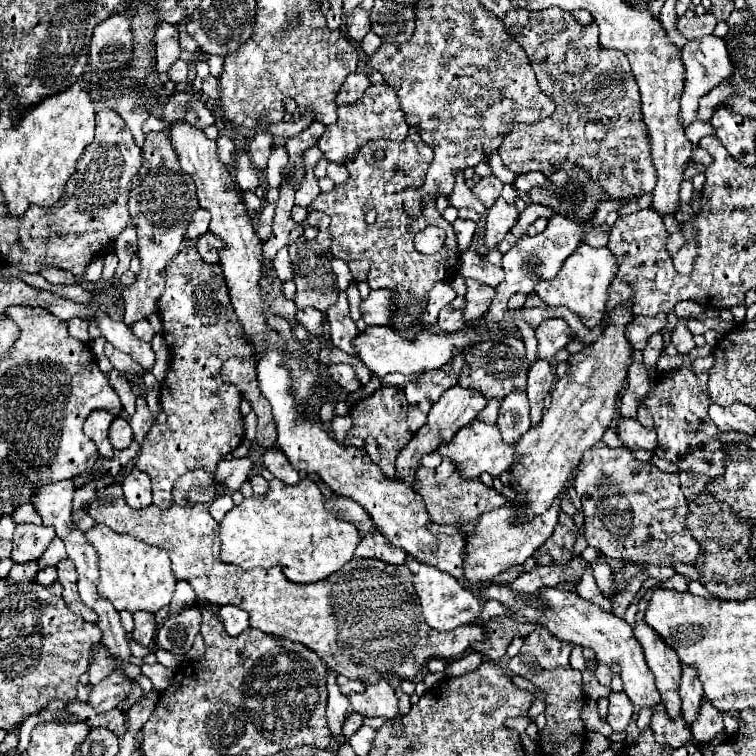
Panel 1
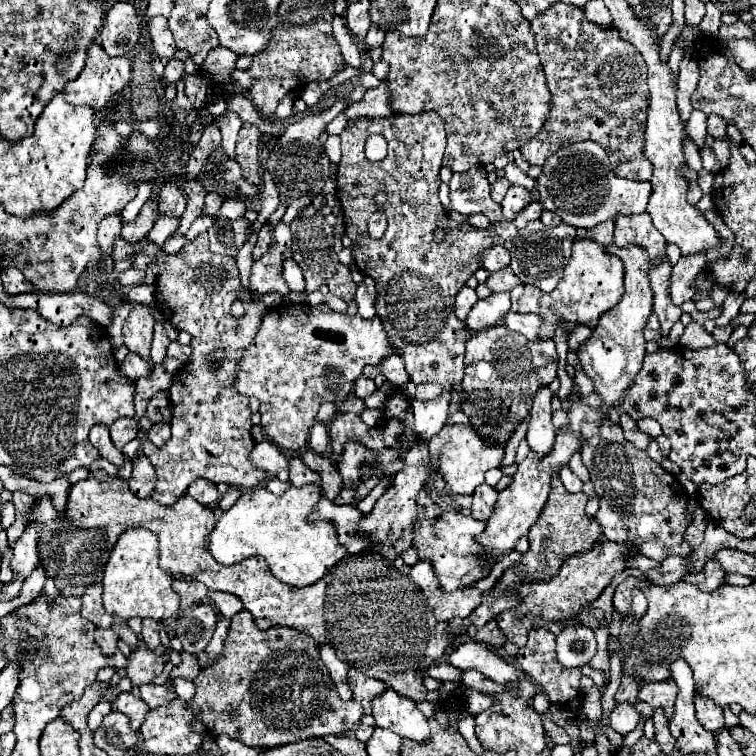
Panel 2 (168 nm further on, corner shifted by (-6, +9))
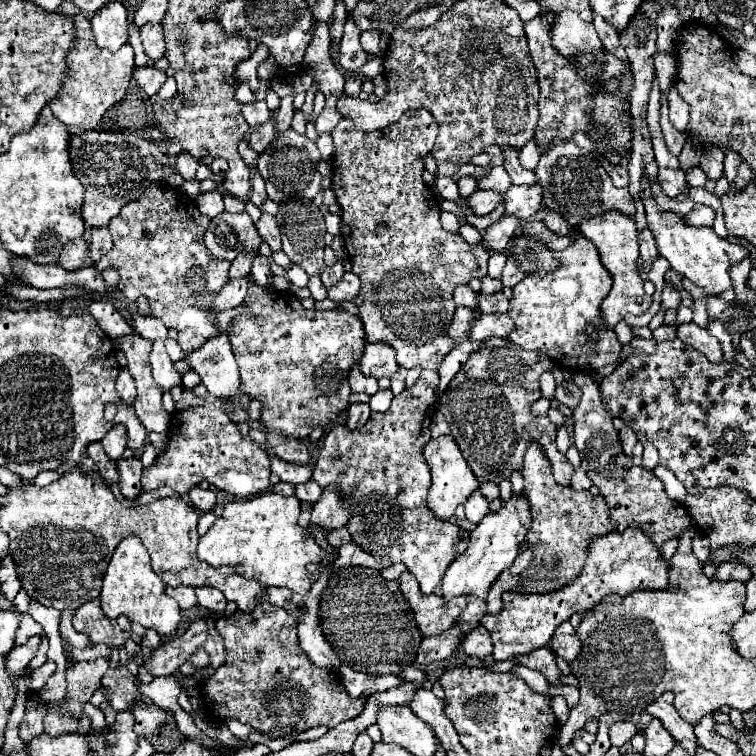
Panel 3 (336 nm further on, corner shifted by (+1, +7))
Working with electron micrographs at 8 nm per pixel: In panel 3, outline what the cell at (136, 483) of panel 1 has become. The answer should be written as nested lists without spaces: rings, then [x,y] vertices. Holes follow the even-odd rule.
[[[137,457],[119,459],[117,461],[119,471],[119,489],[121,495],[127,499],[133,499],[141,491],[141,461]]]

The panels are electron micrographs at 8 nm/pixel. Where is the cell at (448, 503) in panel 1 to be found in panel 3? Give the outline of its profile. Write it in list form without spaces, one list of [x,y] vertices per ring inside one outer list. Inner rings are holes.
[[[475,491],[469,501],[465,503],[465,513],[467,513],[467,521],[481,521],[487,513],[489,513],[489,503],[483,499],[483,495],[479,491]]]

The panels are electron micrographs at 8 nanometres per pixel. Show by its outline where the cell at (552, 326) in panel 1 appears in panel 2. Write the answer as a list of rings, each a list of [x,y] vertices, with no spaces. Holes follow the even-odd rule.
[[[510,311],[504,317],[504,325],[520,335],[524,335],[530,341],[538,341],[540,331],[540,317],[536,313],[514,313]]]

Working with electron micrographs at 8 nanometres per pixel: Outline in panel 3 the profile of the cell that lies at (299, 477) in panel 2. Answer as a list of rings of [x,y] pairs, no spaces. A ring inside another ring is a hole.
[[[311,479],[305,485],[297,485],[297,499],[299,501],[307,501],[307,503],[317,503],[317,499],[321,497],[321,487]]]

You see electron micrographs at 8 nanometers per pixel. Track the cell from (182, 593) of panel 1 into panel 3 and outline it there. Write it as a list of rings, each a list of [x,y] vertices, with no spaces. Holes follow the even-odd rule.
[[[167,587],[165,593],[169,597],[173,597],[181,609],[191,609],[197,605],[197,597],[195,597],[195,589],[193,587]]]

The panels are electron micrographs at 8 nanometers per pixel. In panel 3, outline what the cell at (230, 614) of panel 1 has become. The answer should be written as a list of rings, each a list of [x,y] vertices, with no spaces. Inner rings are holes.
[[[197,587],[197,603],[209,611],[223,611],[227,605],[225,595],[215,587]]]

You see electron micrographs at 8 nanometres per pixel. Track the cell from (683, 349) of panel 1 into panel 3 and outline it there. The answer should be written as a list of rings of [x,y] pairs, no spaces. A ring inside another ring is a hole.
[[[685,323],[685,325],[679,325],[677,327],[677,337],[691,345],[693,349],[697,349],[699,353],[703,353],[711,363],[723,363],[723,351],[721,351],[721,343],[709,335],[707,329],[699,327],[697,323]]]

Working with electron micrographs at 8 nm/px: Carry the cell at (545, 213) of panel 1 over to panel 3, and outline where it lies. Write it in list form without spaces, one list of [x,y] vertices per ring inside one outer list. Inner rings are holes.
[[[503,215],[499,221],[495,221],[491,227],[485,229],[483,233],[483,243],[489,251],[501,253],[509,247],[511,237],[515,233],[515,229],[521,225],[521,221],[513,215]]]

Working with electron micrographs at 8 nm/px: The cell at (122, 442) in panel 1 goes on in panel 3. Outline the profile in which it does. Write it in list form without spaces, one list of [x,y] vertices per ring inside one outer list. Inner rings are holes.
[[[113,425],[113,427],[107,431],[107,435],[103,437],[101,443],[103,443],[103,447],[105,447],[105,453],[107,453],[113,461],[121,459],[123,451],[127,449],[127,433],[125,433],[125,427],[123,427],[123,425]]]

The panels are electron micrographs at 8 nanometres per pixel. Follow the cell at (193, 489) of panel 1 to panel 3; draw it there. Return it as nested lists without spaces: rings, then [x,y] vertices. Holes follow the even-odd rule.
[[[193,487],[193,489],[191,489],[187,495],[189,495],[189,499],[191,499],[193,507],[201,509],[203,513],[211,511],[211,509],[217,505],[217,495],[215,495],[215,491],[211,491],[211,489]]]

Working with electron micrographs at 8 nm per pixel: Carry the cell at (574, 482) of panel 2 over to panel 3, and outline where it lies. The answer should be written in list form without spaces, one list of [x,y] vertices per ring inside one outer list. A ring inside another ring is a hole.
[[[489,339],[481,353],[469,357],[461,373],[453,377],[449,389],[439,397],[439,411],[445,415],[451,437],[457,441],[479,483],[491,481],[499,485],[513,471],[523,471],[523,455],[531,443],[539,443],[551,461],[553,475],[559,485],[569,485],[573,465],[555,445],[557,427],[547,415],[533,415],[531,405],[541,399],[539,377],[545,369],[555,369],[555,361],[547,361],[543,353],[525,351],[509,345],[507,339]]]

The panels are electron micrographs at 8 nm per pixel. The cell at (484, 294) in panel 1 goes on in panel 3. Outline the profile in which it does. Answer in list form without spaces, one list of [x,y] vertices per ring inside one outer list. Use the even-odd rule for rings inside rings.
[[[509,257],[507,259],[507,265],[505,265],[505,269],[503,269],[503,277],[501,277],[501,283],[505,285],[505,287],[515,287],[519,281],[523,281],[525,279],[525,271],[521,271],[519,269],[519,265],[517,265],[517,261],[513,259],[513,257]]]

